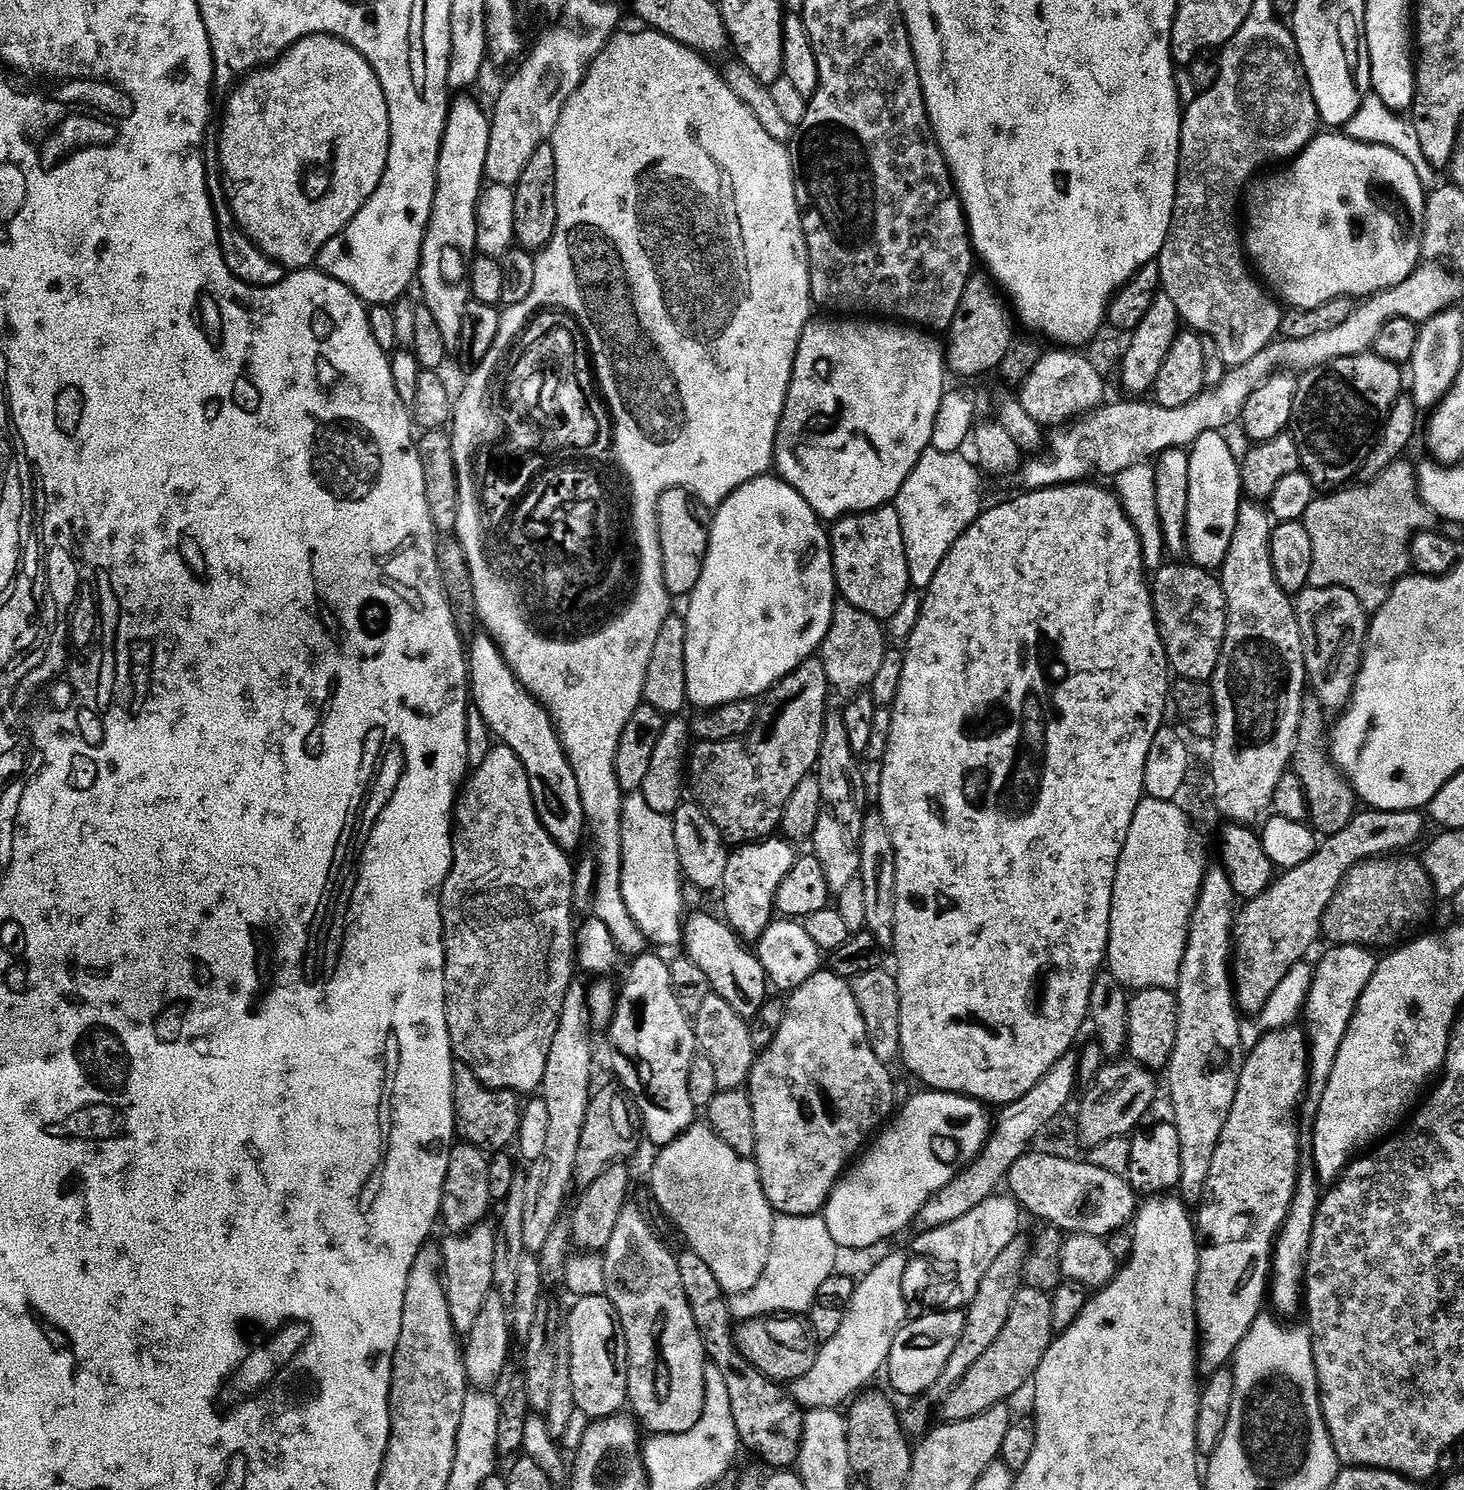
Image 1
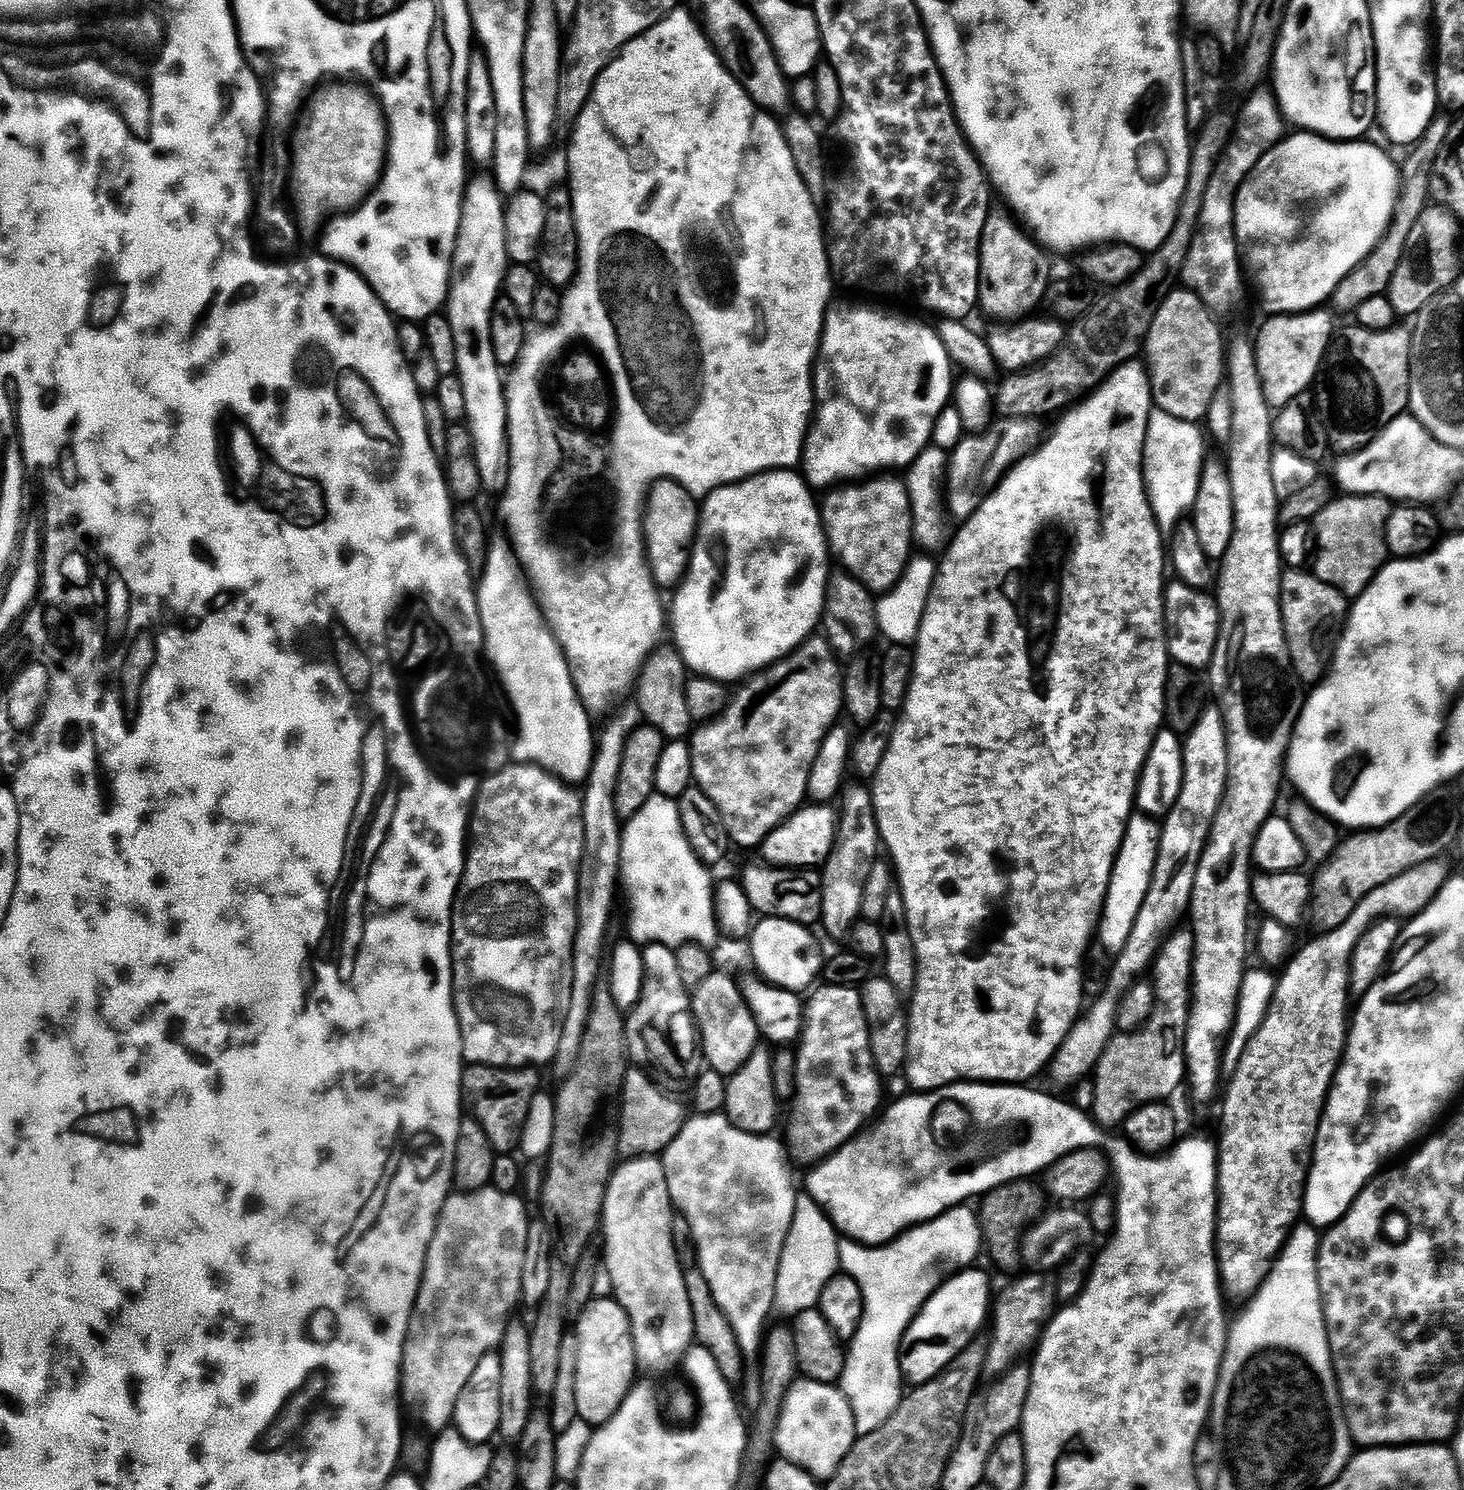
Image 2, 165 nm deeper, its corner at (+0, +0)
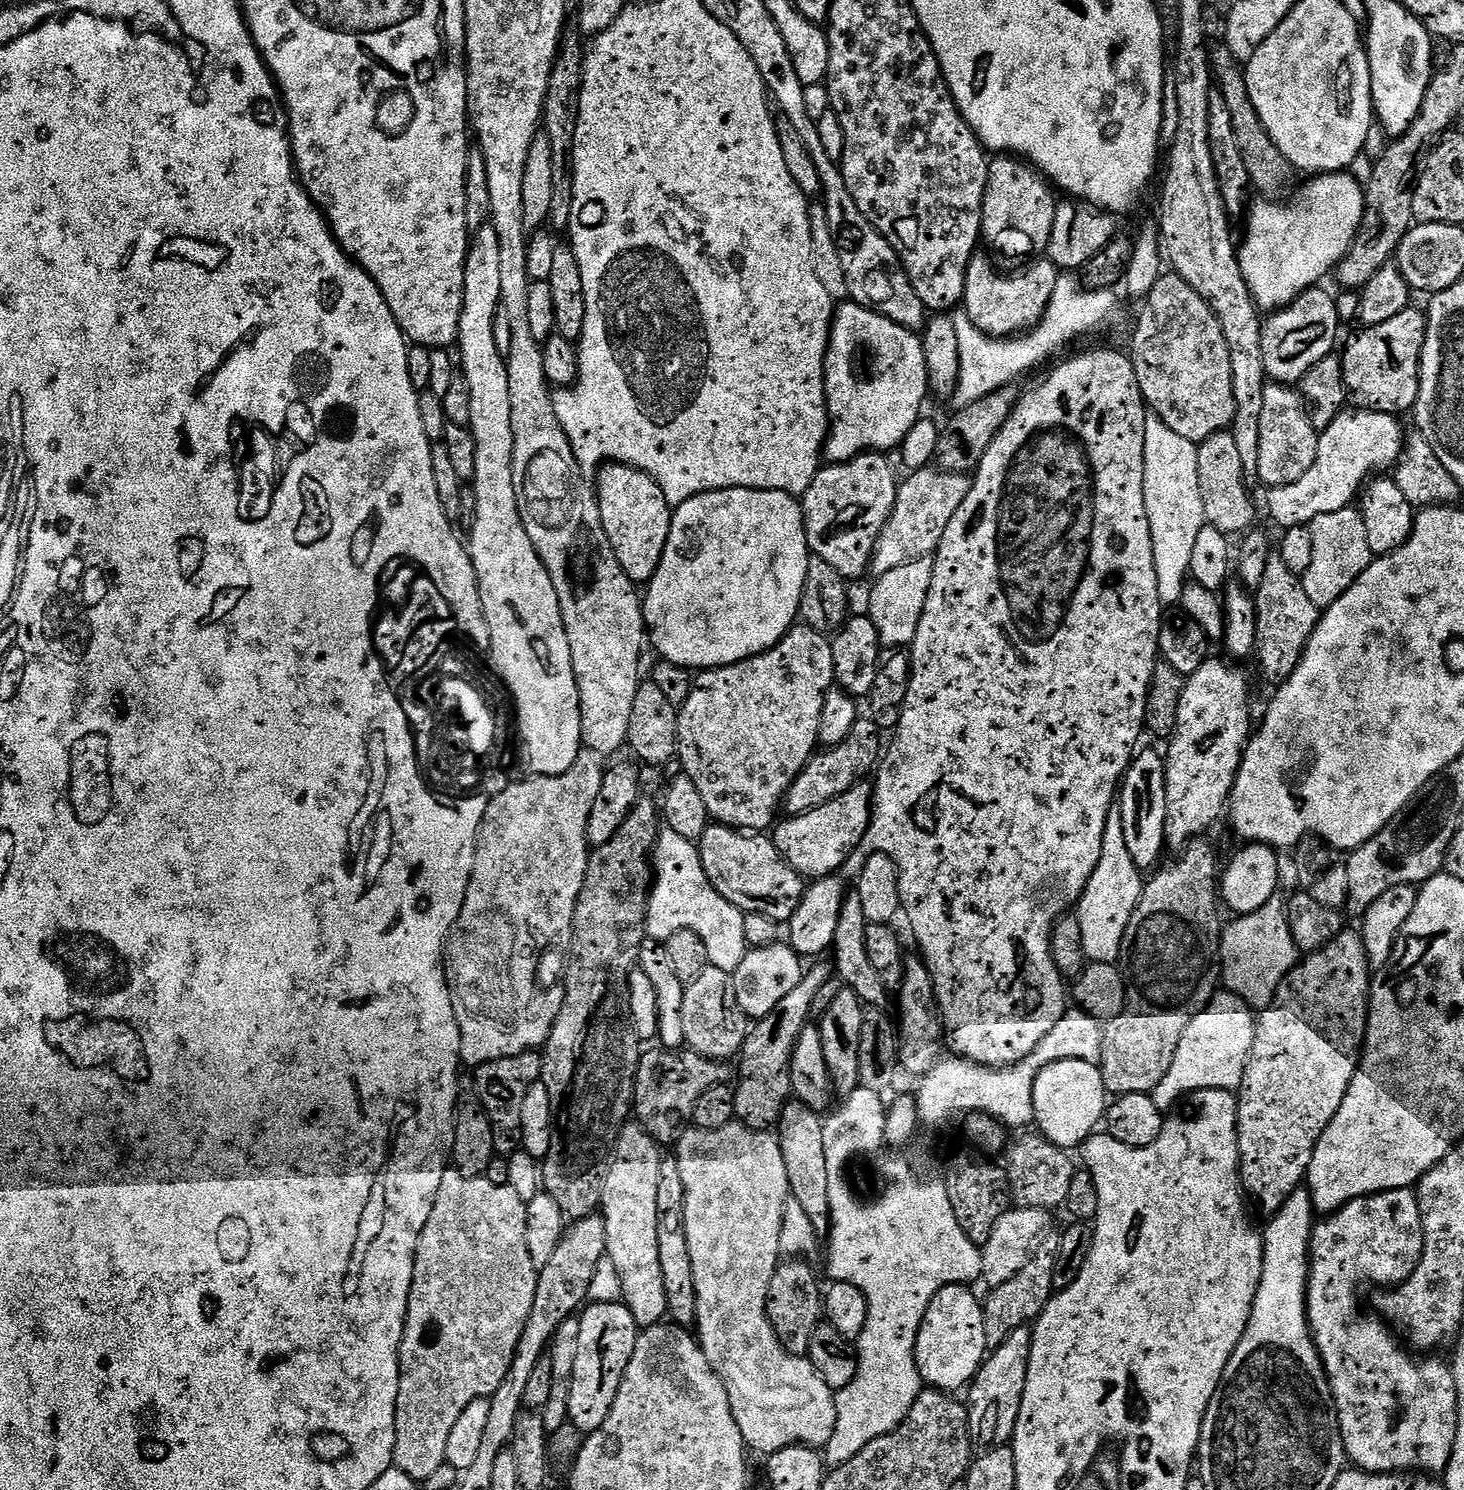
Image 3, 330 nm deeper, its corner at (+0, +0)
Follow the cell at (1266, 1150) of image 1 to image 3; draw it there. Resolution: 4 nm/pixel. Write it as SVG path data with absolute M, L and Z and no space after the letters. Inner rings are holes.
M1345 930L1333 940L1328 941L1322 948L1307 953L1308 956L1299 961L1296 967L1288 973L1278 986L1276 996L1267 1008L1263 1009L1258 1016L1258 1027L1256 1030L1256 1041L1252 1058L1248 1062L1248 1069L1244 1075L1244 1081L1238 1092L1238 1140L1240 1142L1240 1177L1242 1183L1249 1193L1252 1192L1260 1199L1262 1207L1268 1214L1279 1212L1285 1202L1292 1197L1296 1189L1305 1183L1308 1175L1308 1167L1314 1158L1314 1150L1334 1114L1338 1114L1338 1106L1342 1106L1342 1100L1346 1098L1346 1090L1350 1090L1350 1082L1354 1074L1360 1069L1360 1057L1364 1051L1364 1042L1368 1035L1368 997L1370 995L1370 965L1364 940L1359 931Z

